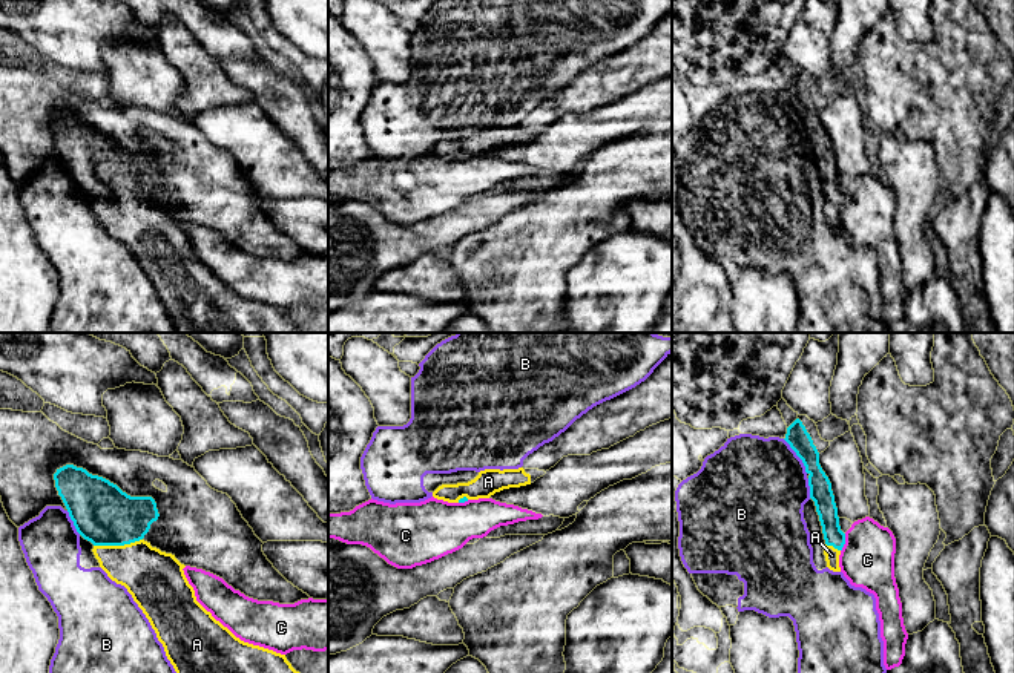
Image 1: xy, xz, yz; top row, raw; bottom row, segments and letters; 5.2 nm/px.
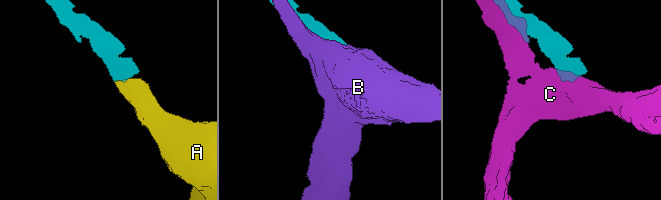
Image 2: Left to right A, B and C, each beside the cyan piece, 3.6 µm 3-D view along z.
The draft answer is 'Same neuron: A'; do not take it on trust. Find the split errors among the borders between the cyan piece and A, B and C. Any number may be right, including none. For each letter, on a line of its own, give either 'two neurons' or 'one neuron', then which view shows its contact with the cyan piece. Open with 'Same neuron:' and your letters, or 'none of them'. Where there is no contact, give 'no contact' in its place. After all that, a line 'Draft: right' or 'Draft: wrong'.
Same neuron: A
A: one neuron; meets cyan in xy
B: two neurons; meets cyan in yz
C: two neurons; meets cyan in yz
Draft: right

